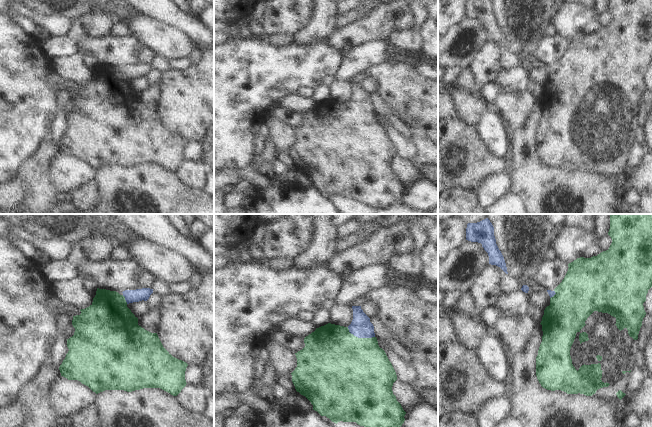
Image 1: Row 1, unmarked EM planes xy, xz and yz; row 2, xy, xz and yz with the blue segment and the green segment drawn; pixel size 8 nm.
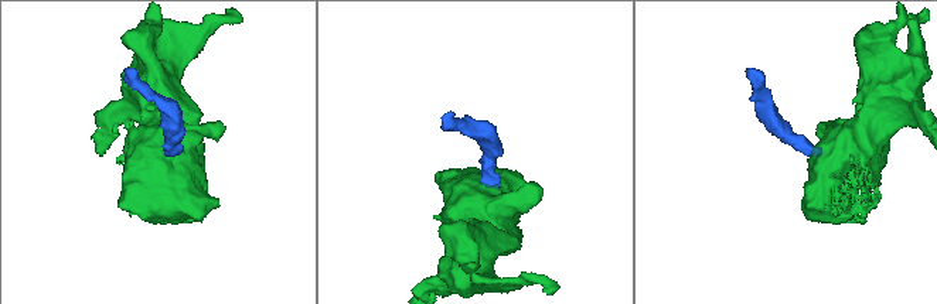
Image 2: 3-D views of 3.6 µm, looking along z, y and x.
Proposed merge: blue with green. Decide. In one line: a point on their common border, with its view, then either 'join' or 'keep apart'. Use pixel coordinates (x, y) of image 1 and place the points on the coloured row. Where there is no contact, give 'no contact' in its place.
contact xz (360, 337); join

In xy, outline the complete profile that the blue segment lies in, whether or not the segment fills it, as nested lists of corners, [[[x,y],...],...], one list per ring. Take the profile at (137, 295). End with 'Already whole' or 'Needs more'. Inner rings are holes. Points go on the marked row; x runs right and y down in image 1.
[[[97,288],[92,304],[81,309],[81,314],[73,316],[74,335],[67,339],[69,349],[59,367],[61,376],[68,380],[78,380],[96,394],[105,390],[132,392],[143,388],[160,388],[177,396],[186,386],[185,371],[188,364],[173,357],[162,345],[157,333],[151,333],[138,325],[138,318],[127,307],[129,303],[147,301],[153,289],[125,290],[120,295],[116,291]]]. Needs more.

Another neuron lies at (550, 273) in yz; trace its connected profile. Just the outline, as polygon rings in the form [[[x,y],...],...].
[[[558,258],[544,260],[535,271],[535,282],[541,288],[554,291],[564,279],[568,268],[568,263]]]

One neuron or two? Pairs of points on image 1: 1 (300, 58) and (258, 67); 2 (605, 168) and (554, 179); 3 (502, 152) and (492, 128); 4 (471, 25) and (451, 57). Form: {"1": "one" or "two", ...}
{"1": "one", "2": "two", "3": "one", "4": "one"}

